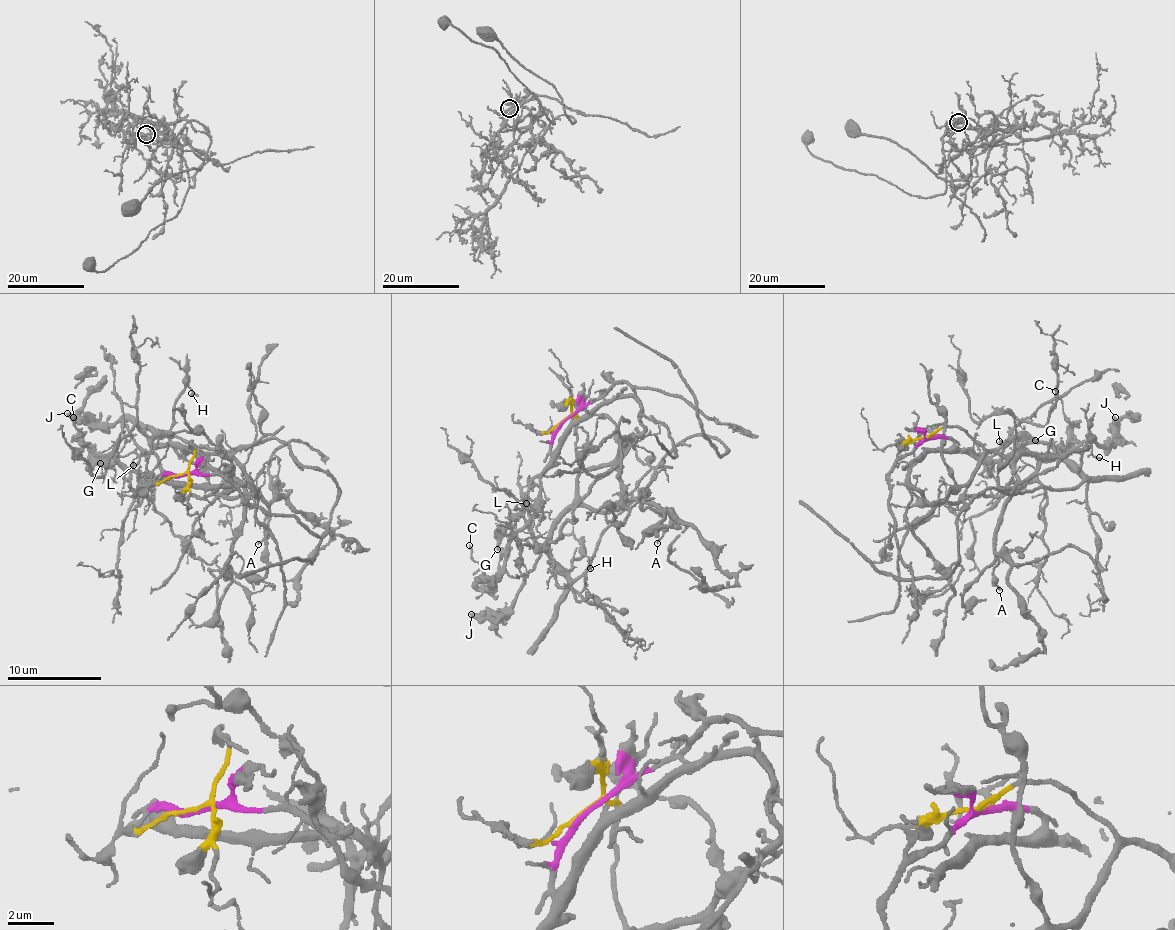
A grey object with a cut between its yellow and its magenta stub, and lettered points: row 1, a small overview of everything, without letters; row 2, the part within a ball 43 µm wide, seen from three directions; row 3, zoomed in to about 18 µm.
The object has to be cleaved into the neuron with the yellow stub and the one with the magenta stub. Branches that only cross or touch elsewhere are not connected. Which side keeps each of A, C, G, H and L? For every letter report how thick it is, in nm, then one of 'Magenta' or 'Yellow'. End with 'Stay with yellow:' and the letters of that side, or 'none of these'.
A: Thickness 120 nm. Yellow
C: Thickness 130 nm. Magenta
G: Thickness 260 nm. Magenta
H: Thickness 150 nm. Yellow
L: Thickness 200 nm. Magenta
Stay with yellow: A, H

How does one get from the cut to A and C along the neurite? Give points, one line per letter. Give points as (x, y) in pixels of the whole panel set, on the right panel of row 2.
A: (927, 436), (958, 426), (1012, 463), (1020, 491), (1004, 506), (994, 538), (992, 582), (999, 590)
C: (927, 438), (949, 439), (958, 450), (983, 458), (1006, 458), (1027, 443), (1063, 443), (1069, 426), (1055, 391)

